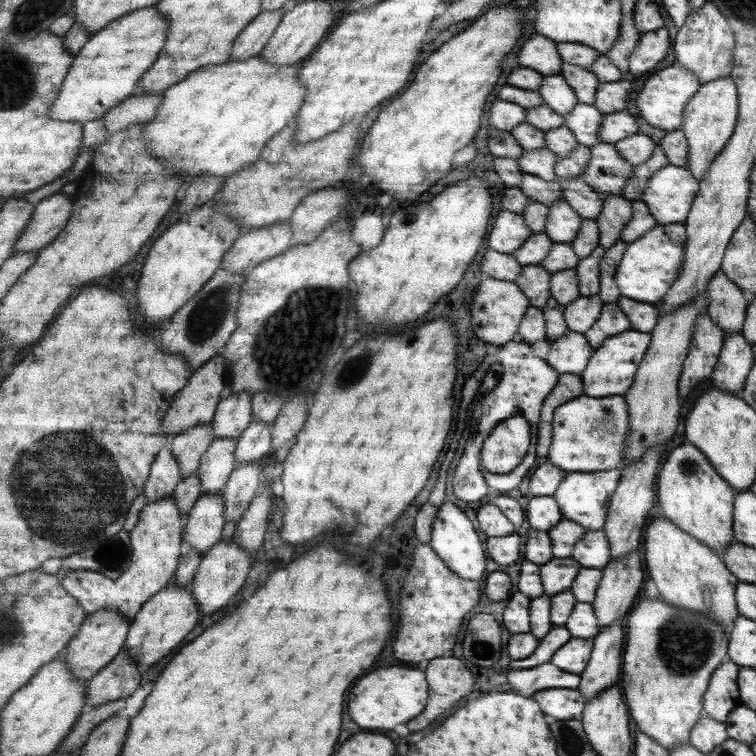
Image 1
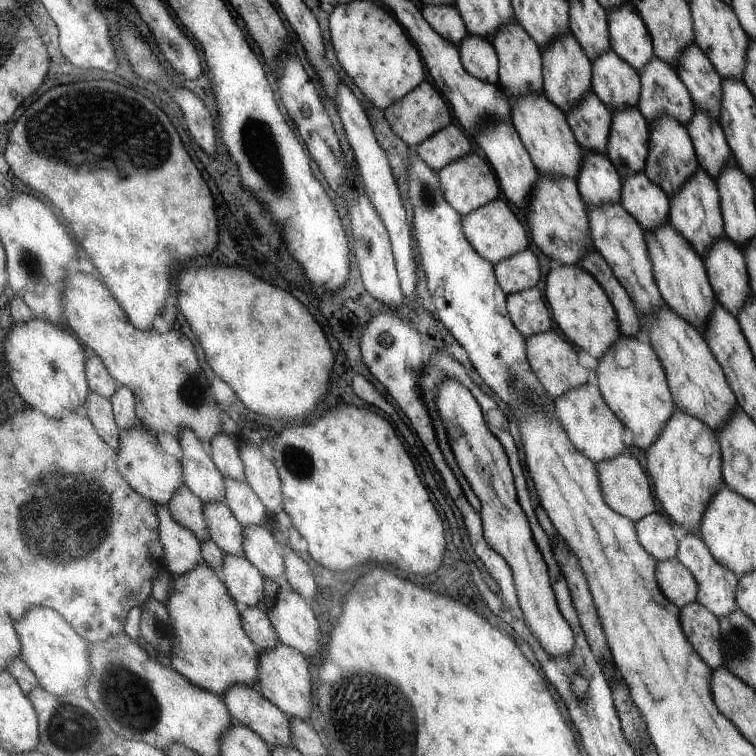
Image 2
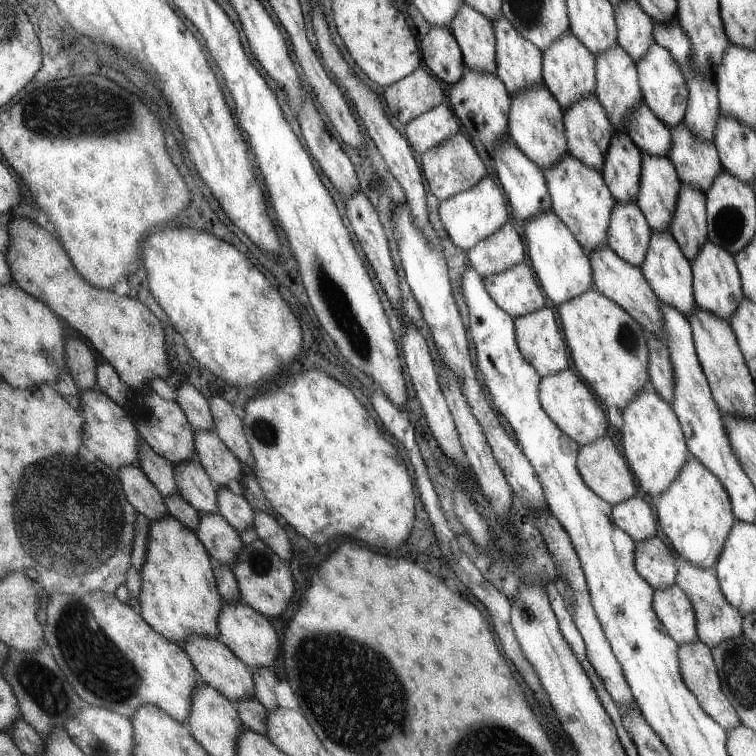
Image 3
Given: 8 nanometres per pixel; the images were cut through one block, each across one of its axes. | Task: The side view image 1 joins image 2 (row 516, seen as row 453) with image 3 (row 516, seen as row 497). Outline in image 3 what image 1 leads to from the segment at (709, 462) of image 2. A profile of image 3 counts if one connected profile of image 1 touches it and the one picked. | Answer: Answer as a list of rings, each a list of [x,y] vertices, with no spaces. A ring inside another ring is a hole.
[[[692,459],[684,464],[680,474],[676,476],[676,482],[672,482],[672,486],[668,486],[668,490],[664,490],[654,501],[662,536],[670,541],[682,560],[700,568],[710,568],[719,561],[728,534],[737,519],[732,508],[731,495],[718,476],[712,474],[698,460]]]

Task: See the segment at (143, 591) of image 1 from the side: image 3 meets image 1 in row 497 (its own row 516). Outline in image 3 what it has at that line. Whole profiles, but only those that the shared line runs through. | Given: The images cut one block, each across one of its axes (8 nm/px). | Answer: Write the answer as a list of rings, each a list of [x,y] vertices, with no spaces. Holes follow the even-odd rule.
[[[168,514],[162,520],[150,520],[146,560],[140,574],[142,586],[138,596],[140,615],[158,634],[180,643],[198,634],[206,638],[219,636],[222,598],[204,543],[179,519]]]

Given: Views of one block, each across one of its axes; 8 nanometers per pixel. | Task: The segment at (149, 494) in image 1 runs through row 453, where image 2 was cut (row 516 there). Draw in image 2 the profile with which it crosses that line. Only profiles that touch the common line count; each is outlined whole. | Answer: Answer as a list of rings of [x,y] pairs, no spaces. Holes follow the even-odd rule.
[[[158,504],[156,510],[159,513],[159,533],[163,541],[167,570],[173,576],[180,576],[204,562],[196,534],[180,526],[172,518],[167,505]]]

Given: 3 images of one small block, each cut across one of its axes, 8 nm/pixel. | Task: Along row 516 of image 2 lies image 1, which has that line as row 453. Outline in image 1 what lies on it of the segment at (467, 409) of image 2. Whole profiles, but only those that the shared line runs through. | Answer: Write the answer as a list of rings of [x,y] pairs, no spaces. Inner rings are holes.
[[[523,416],[502,421],[482,446],[481,466],[492,474],[510,474],[527,457],[531,447],[531,423]]]

